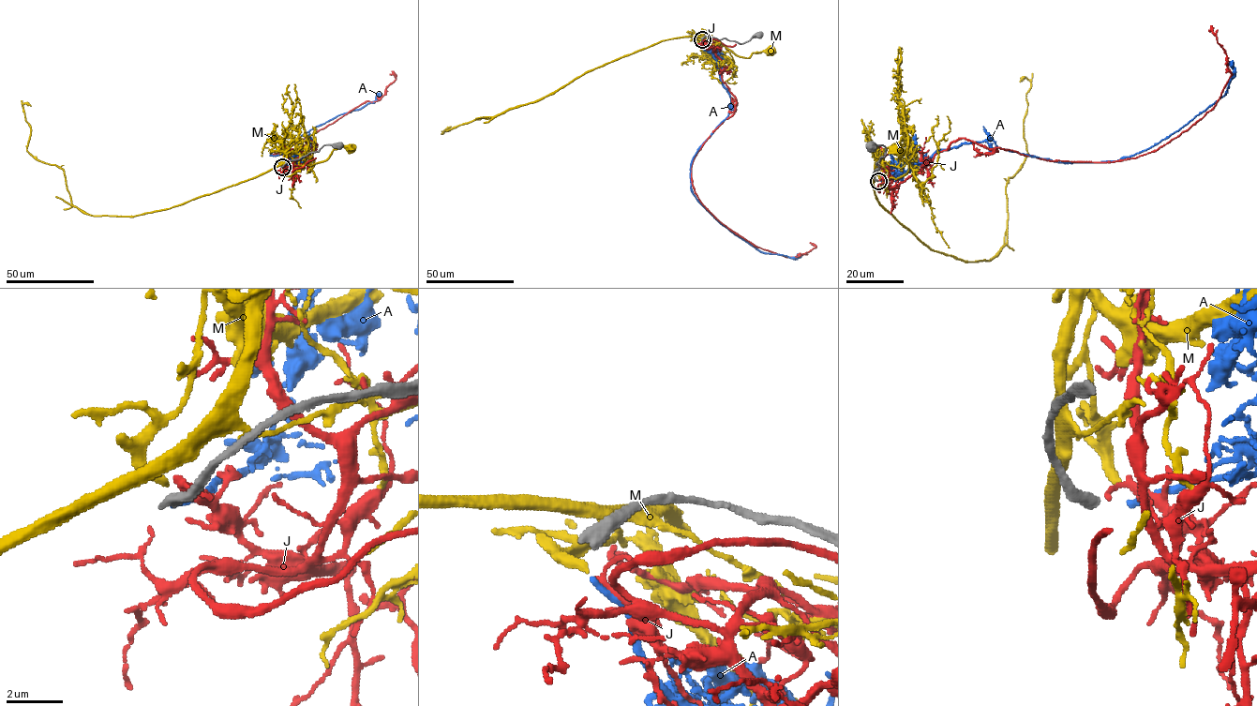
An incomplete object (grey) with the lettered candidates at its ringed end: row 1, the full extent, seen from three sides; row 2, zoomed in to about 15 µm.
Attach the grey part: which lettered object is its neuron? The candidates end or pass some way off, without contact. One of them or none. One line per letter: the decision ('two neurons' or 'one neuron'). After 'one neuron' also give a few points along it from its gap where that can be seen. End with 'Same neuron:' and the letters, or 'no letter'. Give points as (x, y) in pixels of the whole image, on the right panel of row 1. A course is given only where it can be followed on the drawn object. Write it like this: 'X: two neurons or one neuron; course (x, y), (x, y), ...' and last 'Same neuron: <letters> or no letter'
A: one neuron; course (881, 180), (908, 172), (938, 150), (992, 140), (1056, 162), (1130, 157), (1222, 96), (1234, 76), (1232, 60)
J: two neurons
M: two neurons
Same neuron: A

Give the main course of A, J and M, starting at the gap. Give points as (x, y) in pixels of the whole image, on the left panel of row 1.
A: (282, 166), (311, 142), (270, 156), (273, 152), (373, 102), (380, 93)
J: (283, 166), (291, 171), (304, 159), (302, 148), (317, 144), (271, 155), (378, 101), (396, 80), (390, 73)
M: (281, 165), (284, 154), (289, 151), (299, 155), (299, 165), (312, 165), (324, 161), (334, 149), (349, 148)

